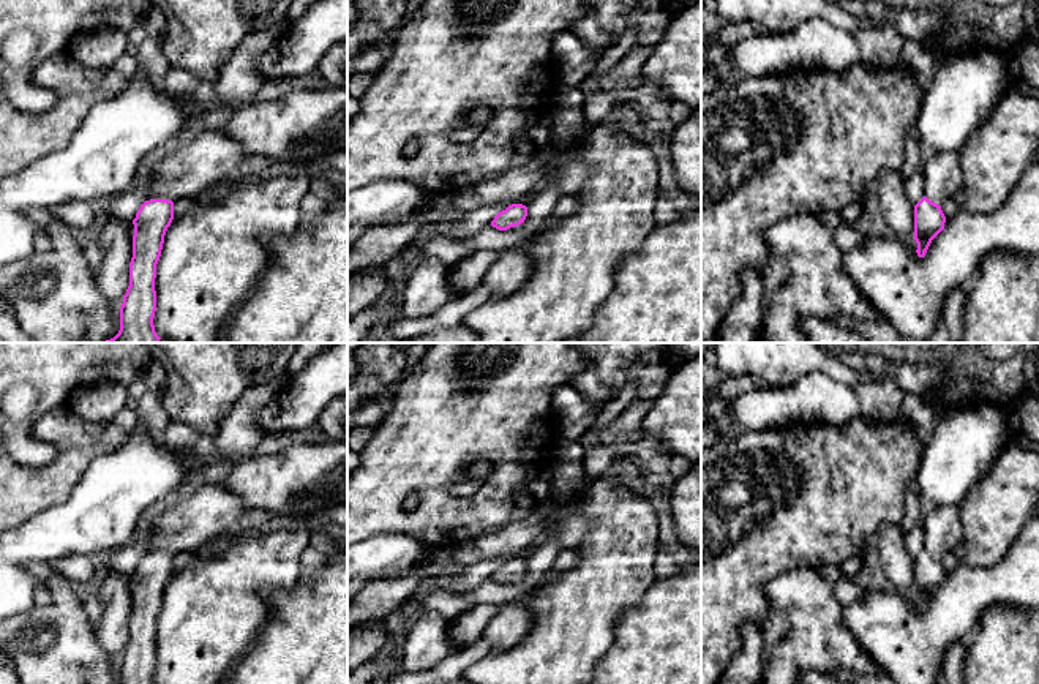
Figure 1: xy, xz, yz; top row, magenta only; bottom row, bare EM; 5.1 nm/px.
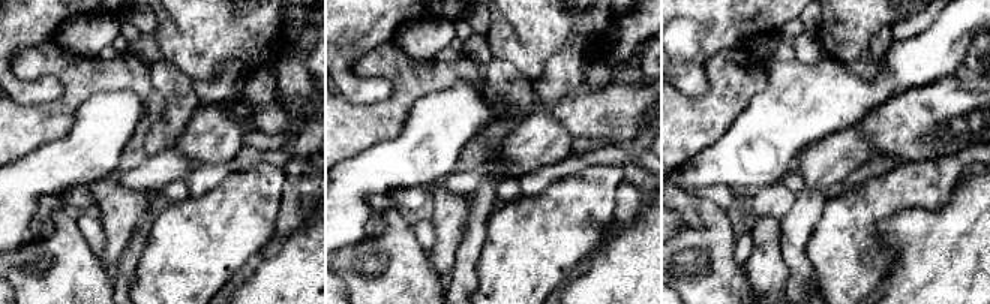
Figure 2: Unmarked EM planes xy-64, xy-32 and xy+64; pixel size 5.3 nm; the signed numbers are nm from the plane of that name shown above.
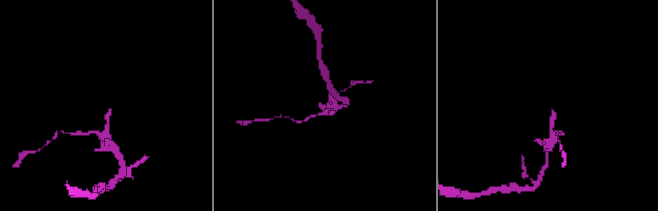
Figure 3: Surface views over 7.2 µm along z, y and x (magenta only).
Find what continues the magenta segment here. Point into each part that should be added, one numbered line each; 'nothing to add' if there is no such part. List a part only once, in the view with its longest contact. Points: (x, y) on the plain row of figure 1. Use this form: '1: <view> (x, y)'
1: xy (201, 517)

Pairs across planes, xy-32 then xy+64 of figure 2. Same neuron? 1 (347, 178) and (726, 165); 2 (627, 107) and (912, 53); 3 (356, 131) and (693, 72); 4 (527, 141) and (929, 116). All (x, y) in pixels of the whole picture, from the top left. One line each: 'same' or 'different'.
1: same
2: different
3: different
4: different

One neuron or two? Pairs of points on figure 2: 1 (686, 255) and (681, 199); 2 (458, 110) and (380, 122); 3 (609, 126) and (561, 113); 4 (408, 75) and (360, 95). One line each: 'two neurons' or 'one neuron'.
1: two neurons
2: two neurons
3: one neuron
4: two neurons

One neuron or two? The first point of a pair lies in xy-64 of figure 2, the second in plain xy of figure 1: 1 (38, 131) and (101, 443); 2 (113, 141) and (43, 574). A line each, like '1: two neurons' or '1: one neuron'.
1: one neuron
2: two neurons

